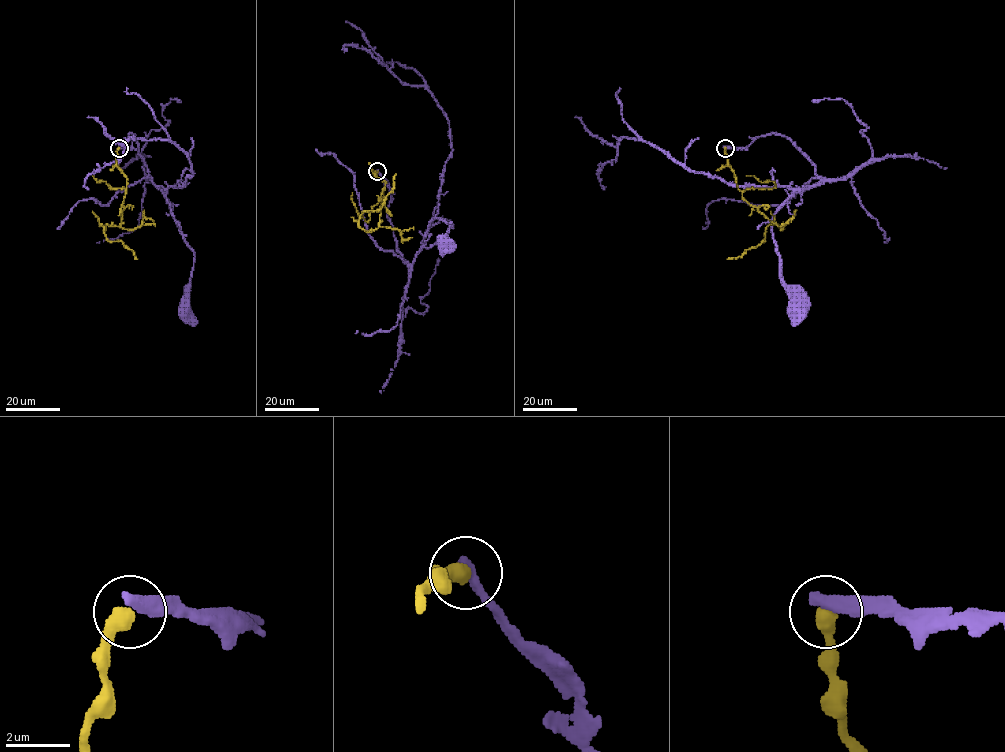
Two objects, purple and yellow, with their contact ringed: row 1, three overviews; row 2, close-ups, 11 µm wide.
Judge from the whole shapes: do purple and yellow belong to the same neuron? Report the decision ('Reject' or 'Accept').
Reject

